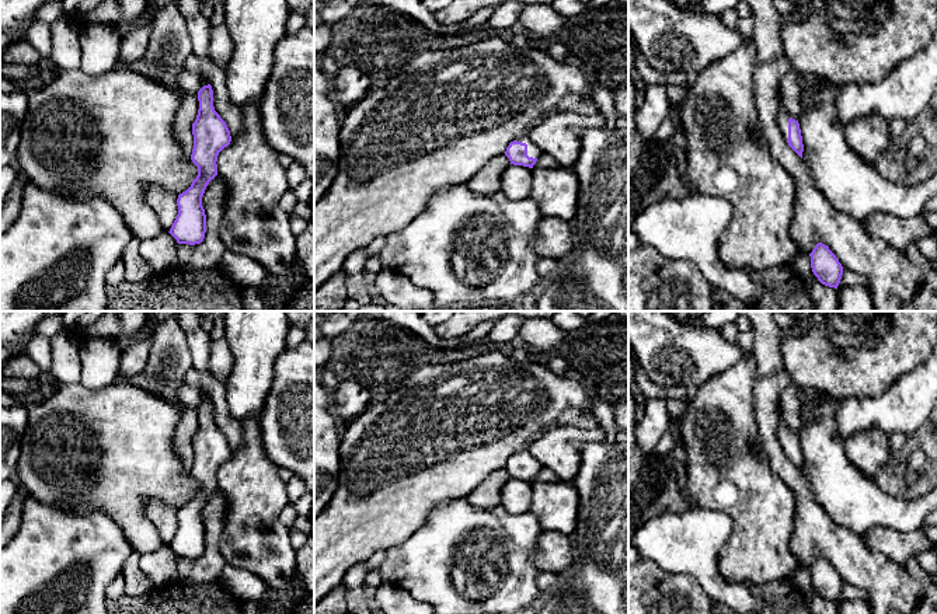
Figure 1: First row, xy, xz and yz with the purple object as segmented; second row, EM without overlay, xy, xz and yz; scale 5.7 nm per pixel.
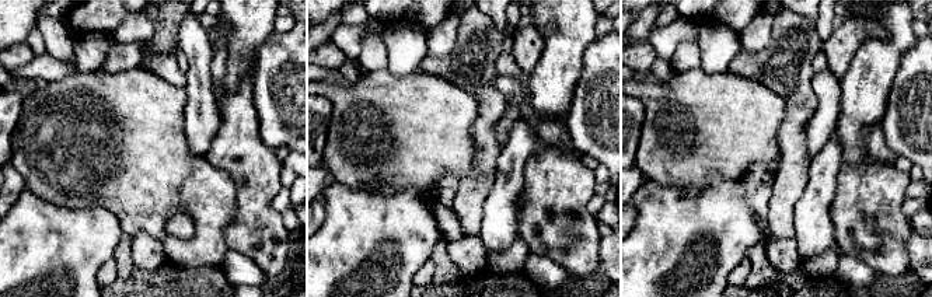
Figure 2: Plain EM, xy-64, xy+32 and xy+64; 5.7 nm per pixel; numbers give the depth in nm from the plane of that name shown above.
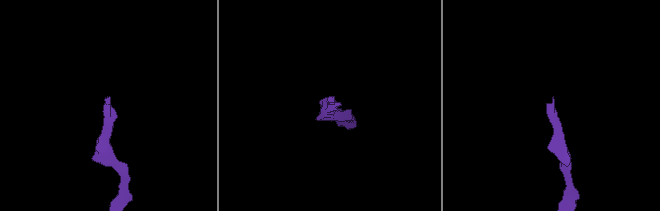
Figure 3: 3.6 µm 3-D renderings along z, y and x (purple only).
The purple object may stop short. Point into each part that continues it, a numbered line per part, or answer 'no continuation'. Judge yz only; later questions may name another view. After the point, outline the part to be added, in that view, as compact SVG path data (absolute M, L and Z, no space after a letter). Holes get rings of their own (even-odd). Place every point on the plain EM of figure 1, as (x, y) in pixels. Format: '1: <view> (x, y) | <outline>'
1: yz (783, 431) | M780 405L777 408L777 412L778 412L778 418L780 418L777 435L778 435L778 439L780 439L781 449L787 456L788 454L788 433L790 433L790 429L788 429L787 423L784 422L783 411L781 411Z

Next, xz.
1: xz (533, 464) | M527 450L518 451L516 456L522 456L527 458L527 470L533 472L539 472L541 470L541 464L530 456Z

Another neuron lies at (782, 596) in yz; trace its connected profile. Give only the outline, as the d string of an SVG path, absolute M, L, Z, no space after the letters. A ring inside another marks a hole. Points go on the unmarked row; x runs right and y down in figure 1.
M788 578L762 586L746 586L748 590L763 600L757 614L811 614L807 597Z

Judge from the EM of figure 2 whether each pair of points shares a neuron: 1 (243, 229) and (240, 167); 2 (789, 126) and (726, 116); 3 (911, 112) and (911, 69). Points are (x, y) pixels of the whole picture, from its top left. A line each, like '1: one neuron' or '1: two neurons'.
1: one neuron
2: two neurons
3: one neuron

